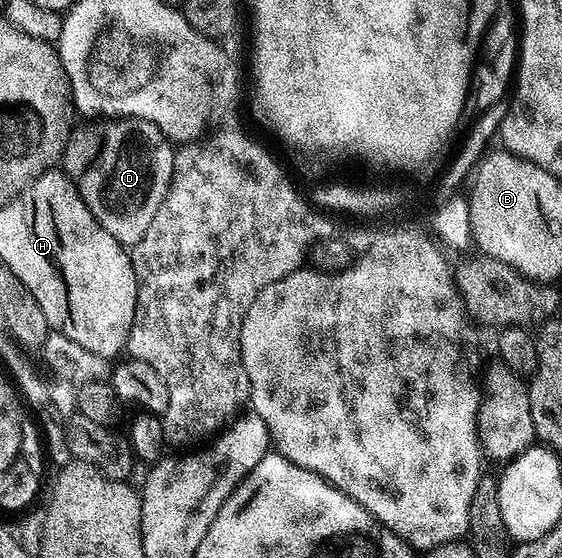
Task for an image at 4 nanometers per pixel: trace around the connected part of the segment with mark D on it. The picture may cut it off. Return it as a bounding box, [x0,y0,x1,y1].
[62,119,174,249]

